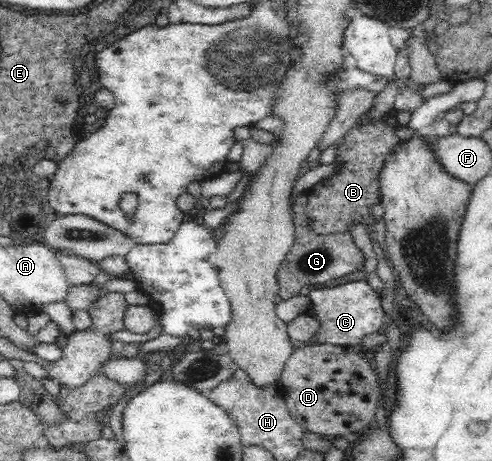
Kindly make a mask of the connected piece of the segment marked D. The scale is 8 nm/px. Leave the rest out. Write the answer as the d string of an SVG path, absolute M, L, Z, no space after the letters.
M312 343L296 346L284 366L280 378L280 393L298 425L319 436L340 438L364 429L372 421L380 397L380 383L375 369L366 362L366 358L362 358L362 354L357 349L339 345Z

